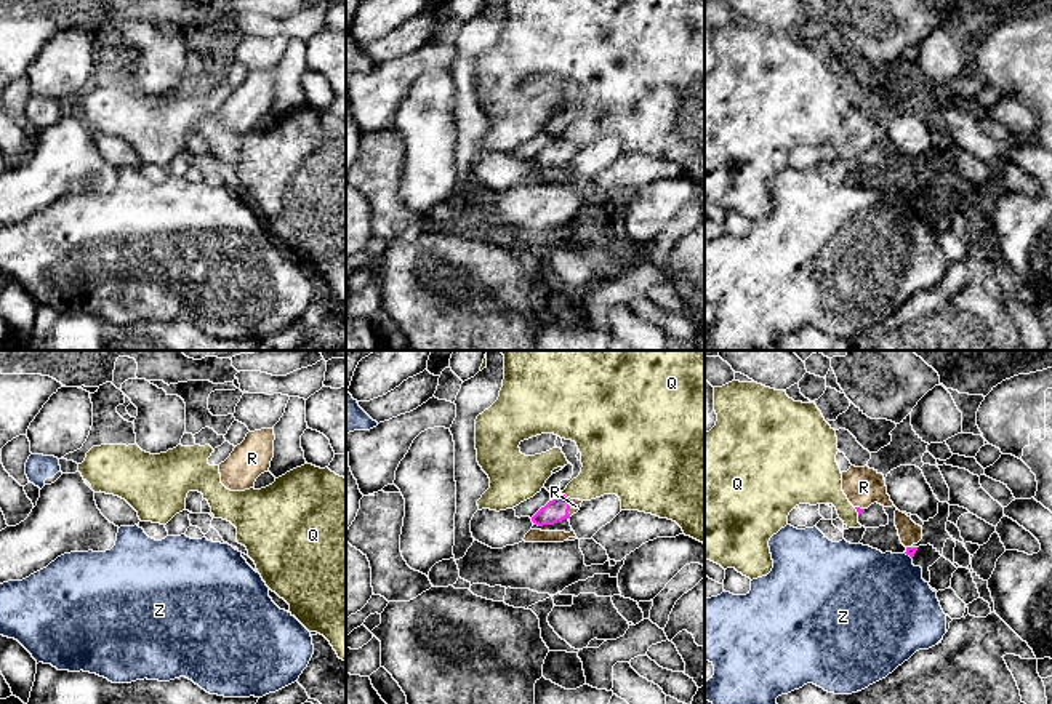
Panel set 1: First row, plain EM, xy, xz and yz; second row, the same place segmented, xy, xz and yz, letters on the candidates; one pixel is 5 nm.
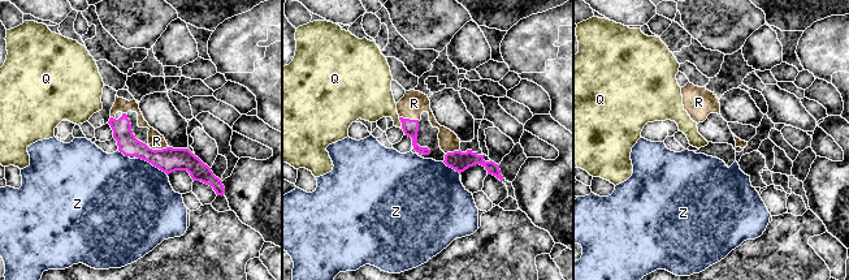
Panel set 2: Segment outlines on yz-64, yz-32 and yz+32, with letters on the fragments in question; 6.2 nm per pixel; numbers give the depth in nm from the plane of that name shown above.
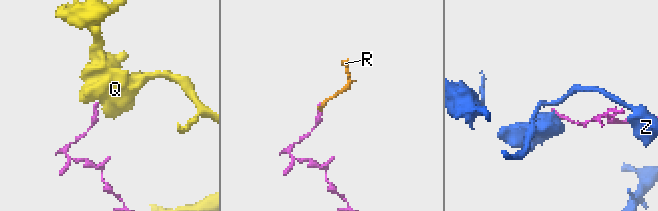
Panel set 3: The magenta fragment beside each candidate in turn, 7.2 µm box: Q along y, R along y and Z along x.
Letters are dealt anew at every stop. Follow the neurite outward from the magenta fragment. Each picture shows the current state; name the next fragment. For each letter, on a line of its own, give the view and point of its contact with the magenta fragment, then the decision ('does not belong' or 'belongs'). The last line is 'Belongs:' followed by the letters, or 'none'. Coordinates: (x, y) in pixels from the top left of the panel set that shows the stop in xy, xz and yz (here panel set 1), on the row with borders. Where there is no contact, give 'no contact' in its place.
Q: xz (566, 496) | does not belong
R: xz (569, 509) | belongs
Z: yz (908, 554) | does not belong
Belongs: R

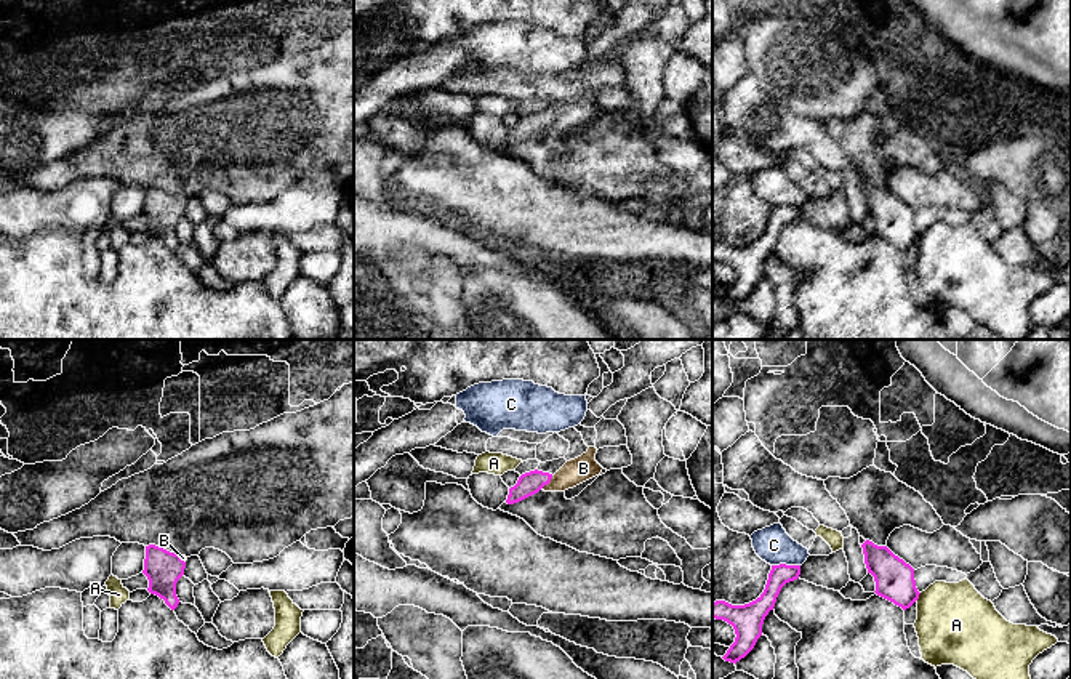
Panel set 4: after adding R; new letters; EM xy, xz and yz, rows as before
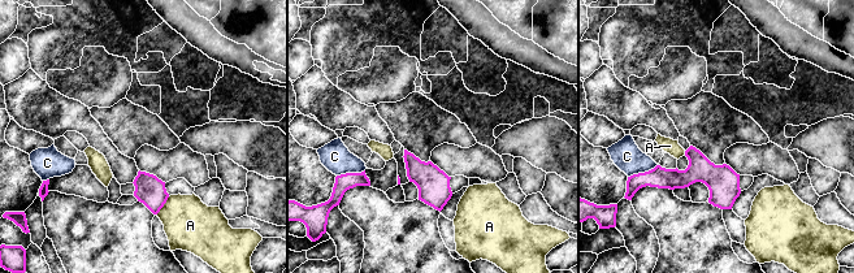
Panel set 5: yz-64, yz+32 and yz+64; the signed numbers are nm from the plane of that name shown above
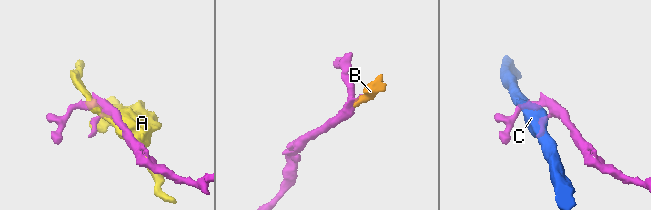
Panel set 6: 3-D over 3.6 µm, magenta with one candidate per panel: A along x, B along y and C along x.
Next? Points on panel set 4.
A: yz (918, 596) | does not belong
B: xz (546, 484) | belongs
C: yz (785, 564) | does not belong
Belongs: B

